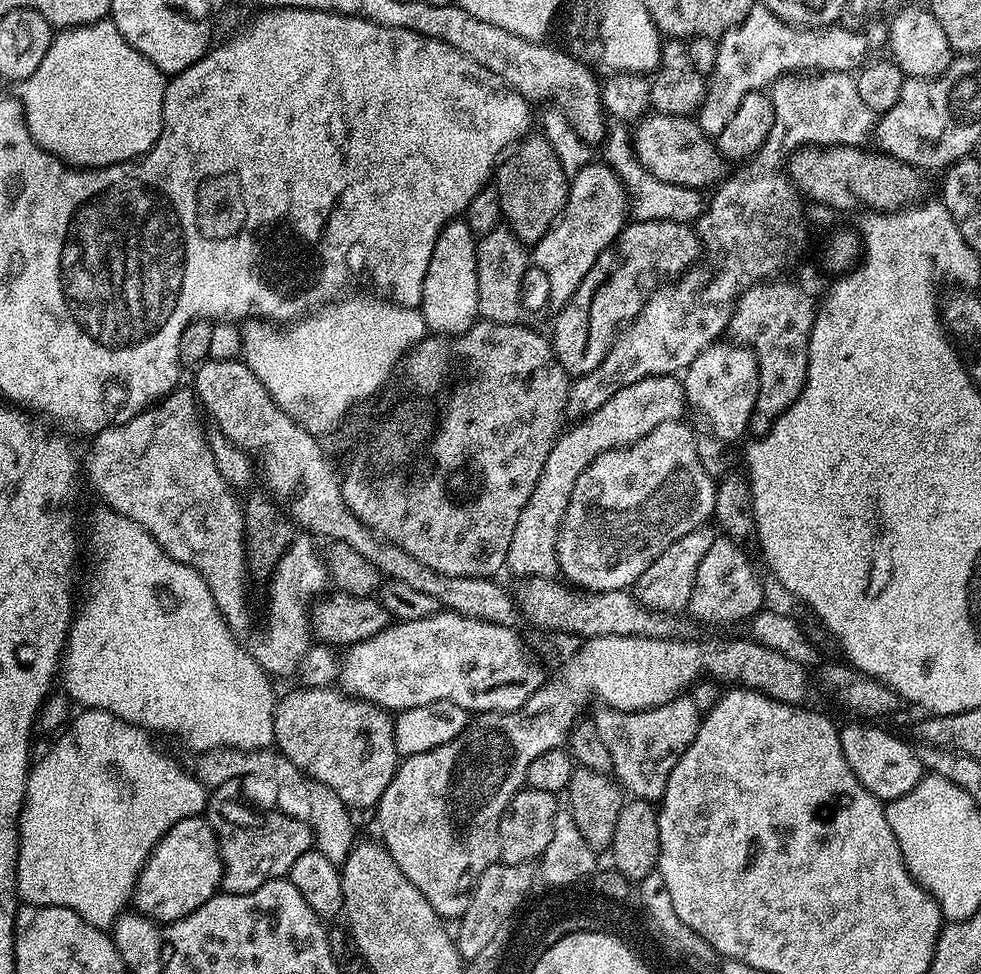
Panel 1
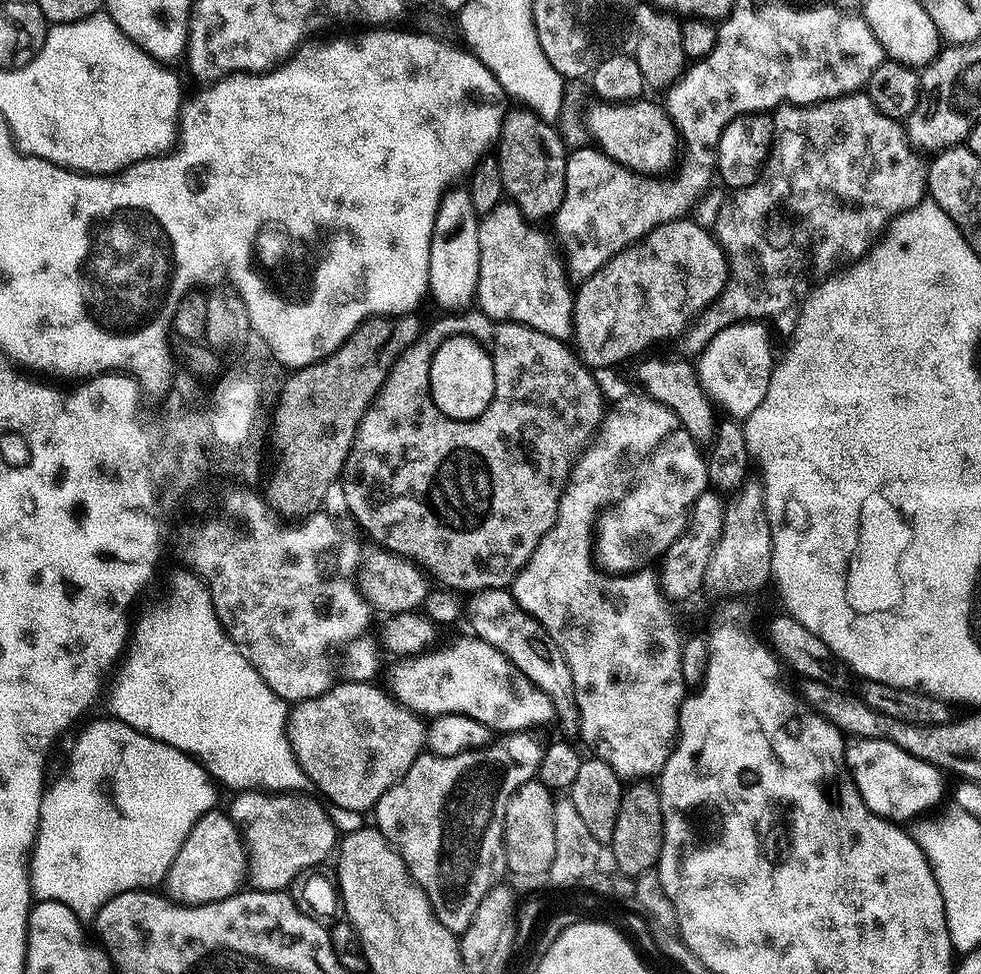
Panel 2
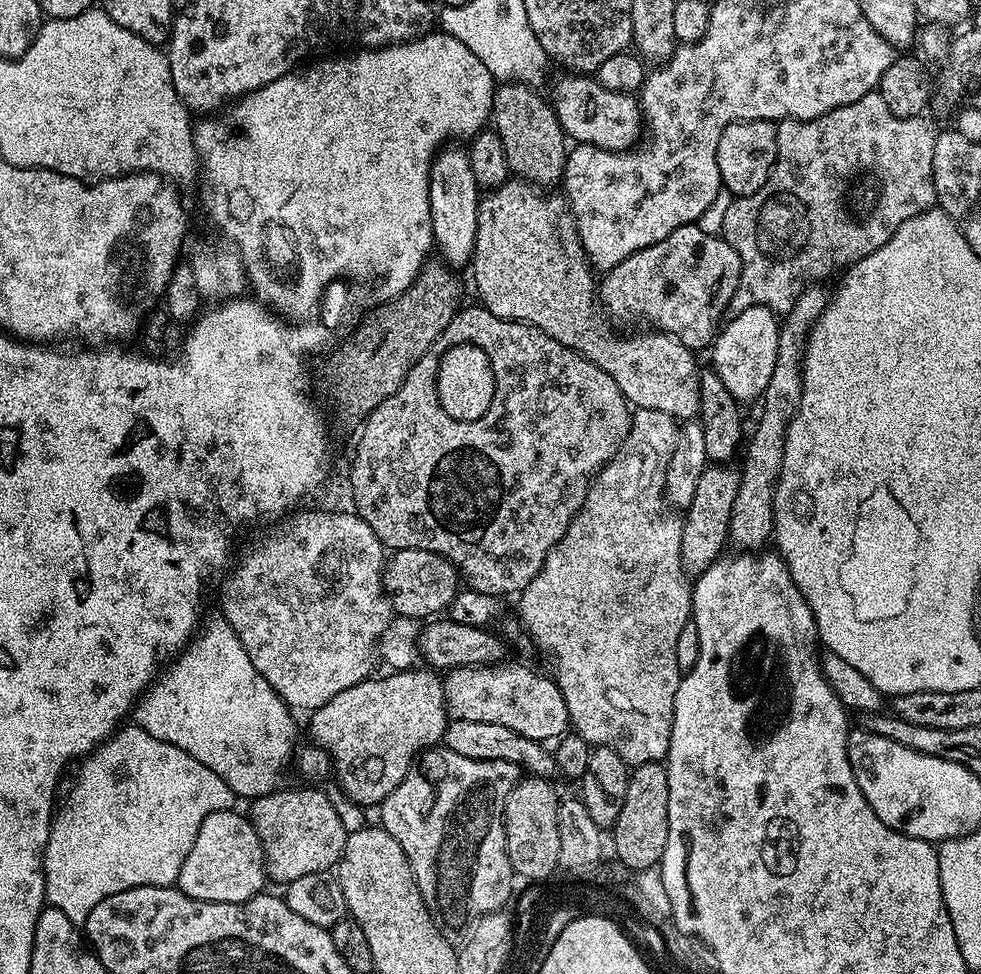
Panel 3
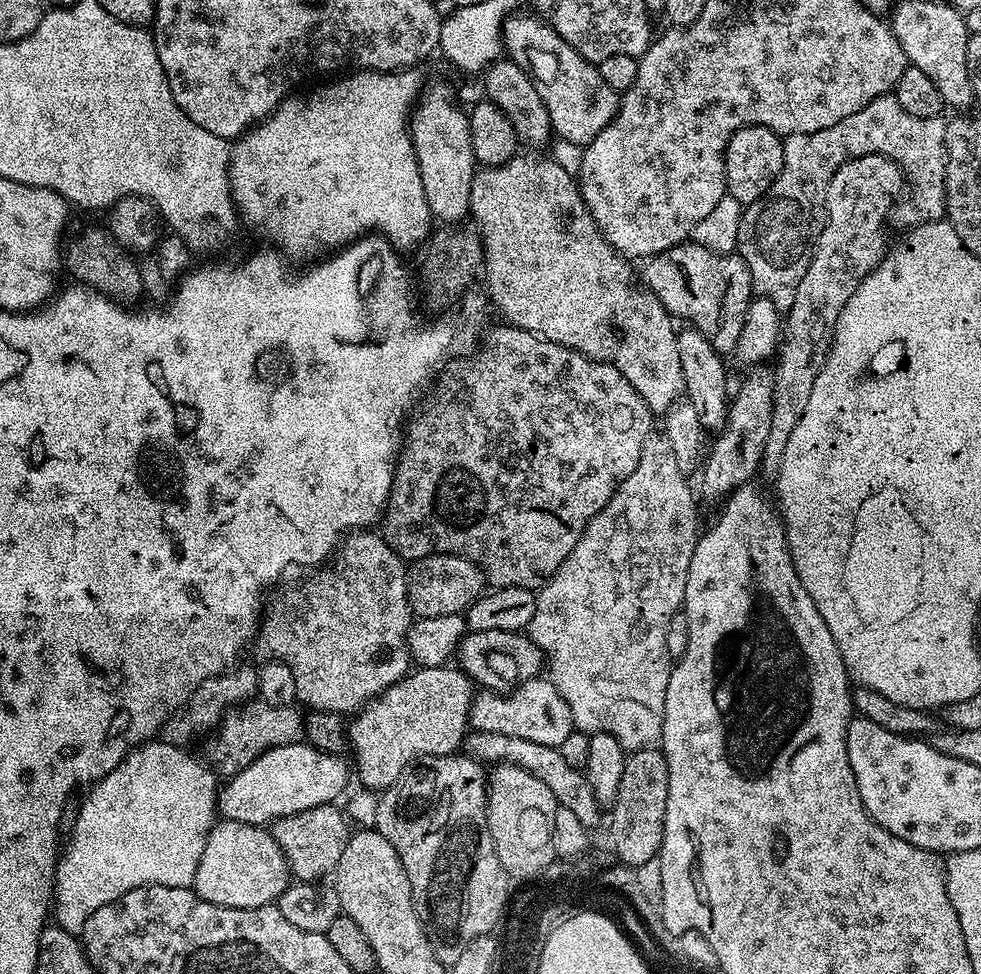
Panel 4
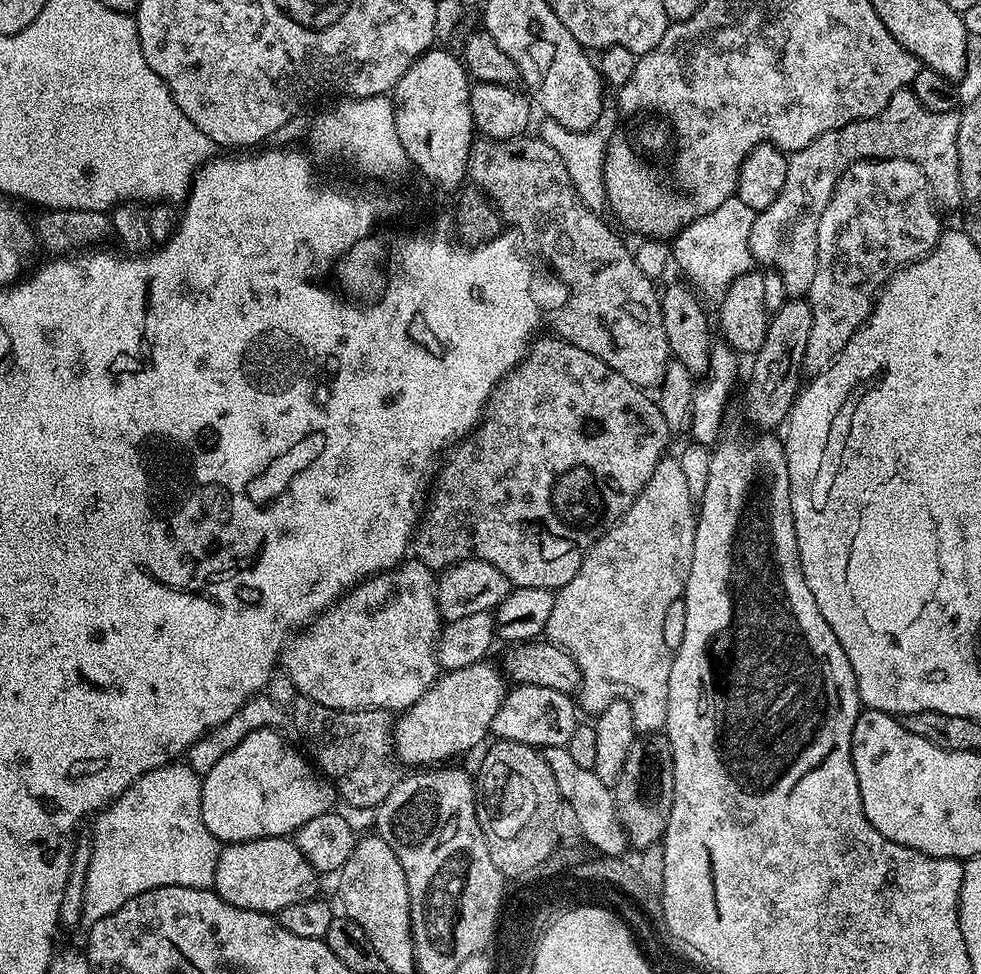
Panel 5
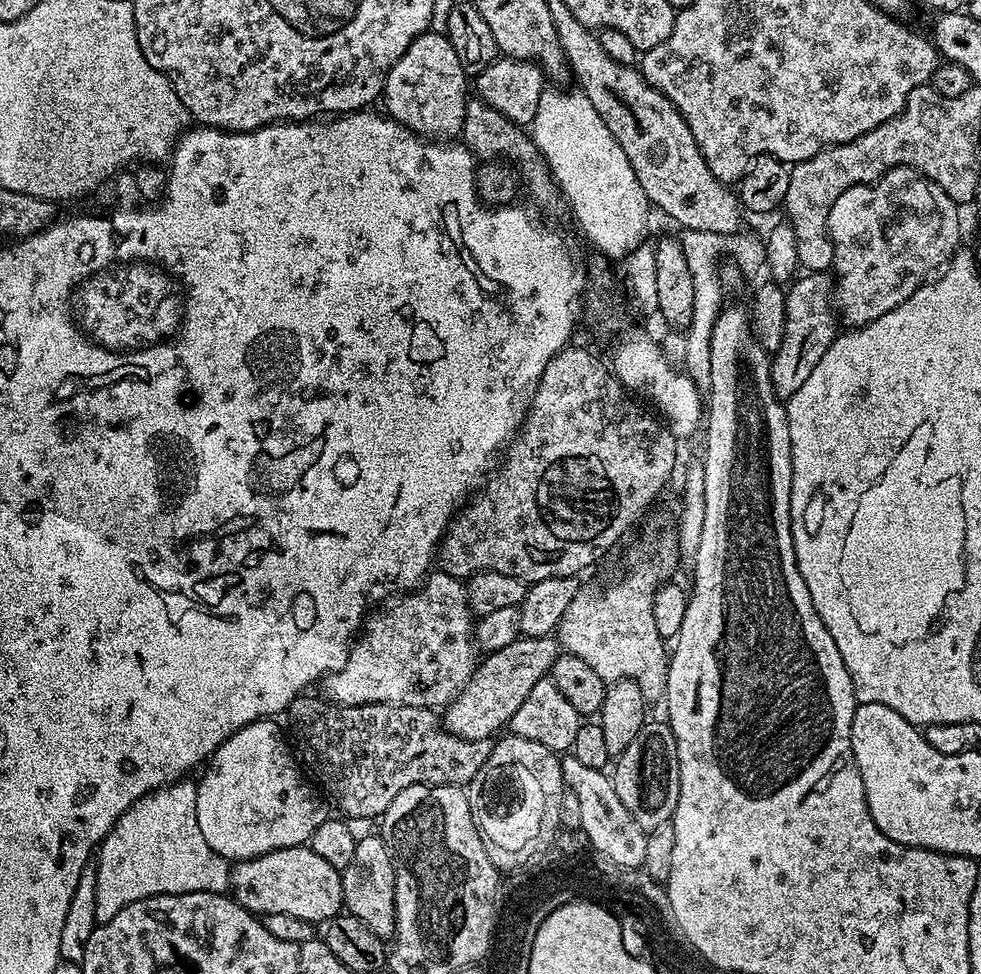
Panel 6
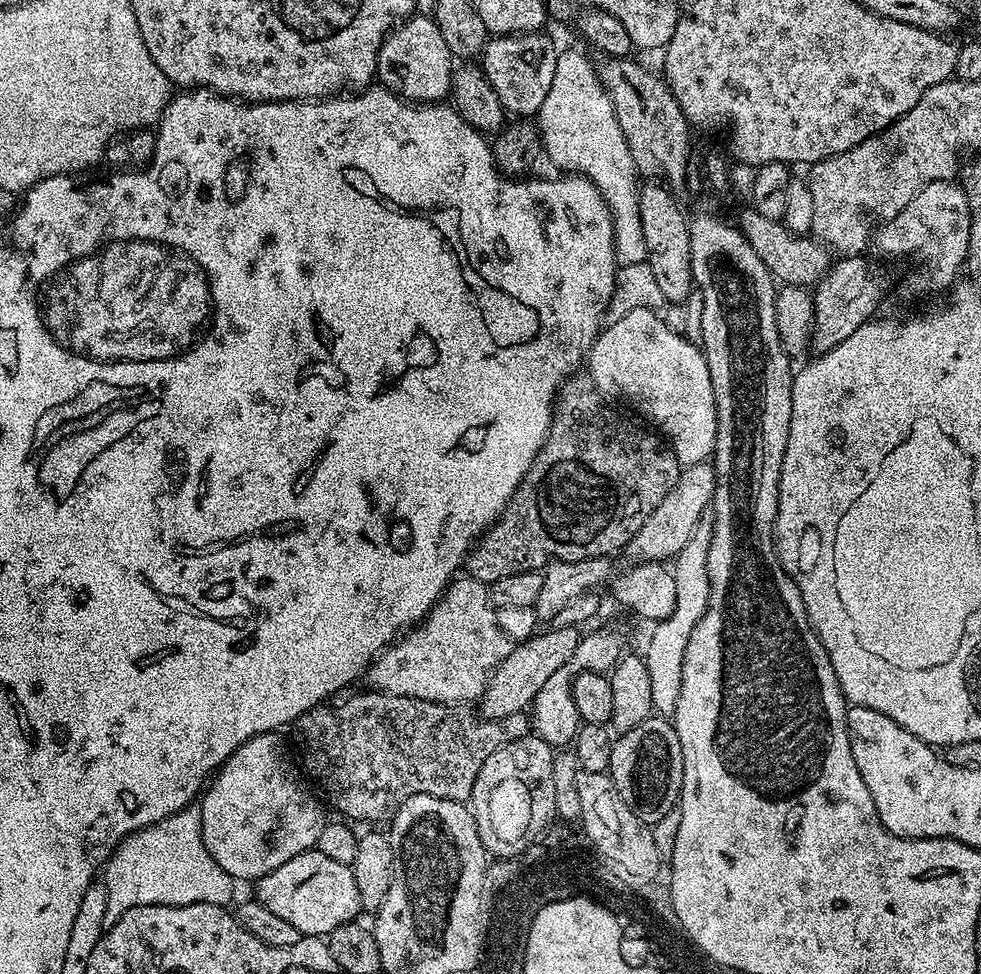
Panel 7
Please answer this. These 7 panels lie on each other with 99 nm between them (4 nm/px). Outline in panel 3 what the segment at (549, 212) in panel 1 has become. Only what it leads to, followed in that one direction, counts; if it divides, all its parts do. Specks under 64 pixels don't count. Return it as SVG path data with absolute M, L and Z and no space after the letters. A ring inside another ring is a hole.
M497 83L491 119L494 121L494 131L498 138L502 138L508 170L513 177L537 186L559 185L564 178L570 144L551 103L545 97L543 100L536 91L537 89L530 84Z

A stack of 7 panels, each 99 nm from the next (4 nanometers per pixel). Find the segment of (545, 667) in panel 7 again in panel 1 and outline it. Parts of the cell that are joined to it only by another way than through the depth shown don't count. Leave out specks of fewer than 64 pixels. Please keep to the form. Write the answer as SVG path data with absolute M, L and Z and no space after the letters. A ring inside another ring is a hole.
M296 686L293 692L281 695L274 714L274 744L279 755L284 756L295 768L301 768L313 780L322 782L336 791L338 798L349 809L361 810L376 807L386 786L394 778L398 767L398 753L394 742L393 717L385 709L349 696L335 687L306 688Z

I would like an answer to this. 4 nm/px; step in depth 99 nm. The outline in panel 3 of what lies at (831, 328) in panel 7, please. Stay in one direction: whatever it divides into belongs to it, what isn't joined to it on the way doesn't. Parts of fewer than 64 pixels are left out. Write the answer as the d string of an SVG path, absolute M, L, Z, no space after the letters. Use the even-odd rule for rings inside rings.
M712 464L705 467L702 478L698 478L698 487L694 498L688 504L682 519L682 566L689 577L695 578L707 570L725 551L724 543L729 543L728 527L730 514L734 510L734 498L738 498L740 473L728 464Z

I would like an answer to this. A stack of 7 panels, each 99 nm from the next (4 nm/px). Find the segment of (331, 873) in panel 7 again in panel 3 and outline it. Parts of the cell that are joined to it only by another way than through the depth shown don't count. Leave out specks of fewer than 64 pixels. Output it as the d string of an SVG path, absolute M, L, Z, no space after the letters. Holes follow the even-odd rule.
M227 808L206 814L198 838L194 838L194 846L190 846L186 862L182 862L176 884L181 892L195 900L237 904L261 895L265 891L264 880L264 851L251 819Z

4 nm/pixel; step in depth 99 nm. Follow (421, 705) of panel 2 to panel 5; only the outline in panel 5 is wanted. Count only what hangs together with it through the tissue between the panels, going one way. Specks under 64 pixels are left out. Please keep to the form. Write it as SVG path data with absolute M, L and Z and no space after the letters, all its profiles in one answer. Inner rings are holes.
M517 684L505 695L498 714L494 714L491 735L496 740L522 742L541 750L567 746L578 723L576 712L577 705L569 693L546 690L546 686Z

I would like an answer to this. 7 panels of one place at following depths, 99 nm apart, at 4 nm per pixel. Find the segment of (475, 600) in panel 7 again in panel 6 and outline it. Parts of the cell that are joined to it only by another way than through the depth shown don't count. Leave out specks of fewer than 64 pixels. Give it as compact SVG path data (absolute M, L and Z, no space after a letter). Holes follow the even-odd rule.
M453 579L452 588L431 588L430 584L425 582L393 599L384 606L389 608L381 607L376 610L381 612L373 611L365 619L344 667L323 677L327 699L346 706L401 704L440 710L468 685L478 663L478 649L465 581Z

